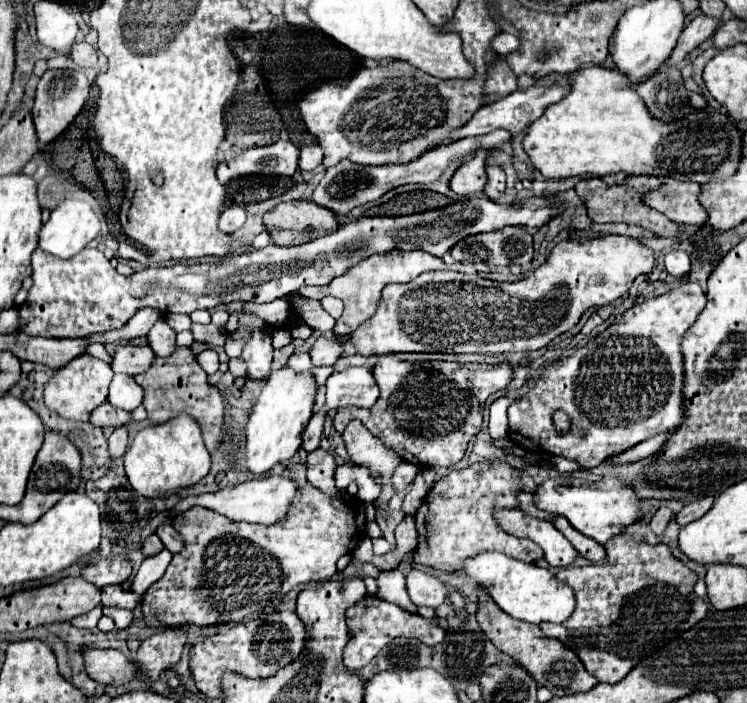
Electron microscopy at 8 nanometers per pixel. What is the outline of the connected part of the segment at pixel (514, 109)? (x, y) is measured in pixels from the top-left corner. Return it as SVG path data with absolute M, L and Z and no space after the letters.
M564 84L564 86L532 86L532 88L526 88L526 90L516 90L508 96L504 96L502 100L498 102L492 102L492 104L486 104L482 106L470 120L470 124L466 124L466 128L460 128L458 132L454 132L454 136L450 136L450 142L456 142L460 138L466 138L466 136L480 136L480 134L488 134L492 130L498 130L498 128L506 128L514 134L526 130L536 118L542 116L542 112L546 110L546 106L554 104L554 102L560 102L568 92L570 92L570 84Z

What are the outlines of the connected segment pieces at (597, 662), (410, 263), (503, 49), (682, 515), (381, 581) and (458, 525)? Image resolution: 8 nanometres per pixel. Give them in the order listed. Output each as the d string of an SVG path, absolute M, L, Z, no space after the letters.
M622 534L606 542L606 560L584 568L560 568L556 578L574 590L576 608L574 614L560 622L540 622L540 630L572 648L586 670L598 678L598 682L620 682L634 666L644 658L664 648L670 640L690 630L708 614L708 602L692 592L698 576L682 560L674 558L666 544L648 544L640 536Z
M390 250L386 254L374 254L362 262L358 262L356 266L348 268L342 276L334 278L330 284L326 286L304 286L300 290L302 296L312 298L312 300L322 300L324 296L334 296L340 298L344 302L344 314L338 318L334 332L336 334L350 334L354 328L358 328L358 324L362 324L370 314L374 314L374 308L378 306L380 300L380 292L386 284L390 282L410 282L414 278L418 278L418 274L422 272L430 272L430 270L446 270L450 266L446 266L440 258L422 252L422 250Z
M498 34L496 40L492 40L492 48L502 56L508 56L510 52L518 50L518 46L520 46L520 38L514 34Z
M708 494L708 496L704 496L704 498L700 498L698 502L692 502L692 504L684 506L684 508L676 514L676 522L684 526L684 524L688 524L688 522L694 522L694 520L702 518L702 516L712 508L714 500L716 500L716 494Z
M396 568L390 572L380 572L378 576L378 598L400 606L406 612L416 612L416 604L408 596L406 576Z
M504 460L474 462L462 470L454 468L450 474L436 480L436 484L432 486L432 490L428 492L428 496L424 498L422 506L418 508L418 512L414 516L416 528L418 528L418 548L414 550L414 564L424 564L424 566L444 570L444 572L454 572L458 568L458 564L462 560L466 560L466 556L478 554L482 550L498 550L498 552L504 552L504 554L514 556L514 558L524 560L524 562L542 560L544 552L536 542L532 542L530 538L518 538L518 536L504 532L496 520L496 512L502 508L520 510L520 506L518 506L518 494L520 492L522 492L522 476L514 466L510 466Z

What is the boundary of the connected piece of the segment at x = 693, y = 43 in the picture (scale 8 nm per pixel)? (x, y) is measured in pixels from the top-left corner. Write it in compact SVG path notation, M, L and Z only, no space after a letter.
M706 14L694 18L694 20L684 28L684 32L682 32L682 36L680 36L674 52L672 52L670 58L664 62L664 66L678 66L678 64L682 64L684 58L686 58L692 50L696 50L704 40L708 40L708 38L714 34L716 26L718 26L718 20L714 20L714 18L706 16Z

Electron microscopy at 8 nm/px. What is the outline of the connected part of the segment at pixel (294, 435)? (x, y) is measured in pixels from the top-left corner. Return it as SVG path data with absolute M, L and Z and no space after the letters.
M288 366L272 372L262 388L250 416L246 422L246 456L244 468L254 476L264 476L274 464L286 464L302 444L302 432L312 416L312 406L316 400L316 380L310 372L296 374Z

